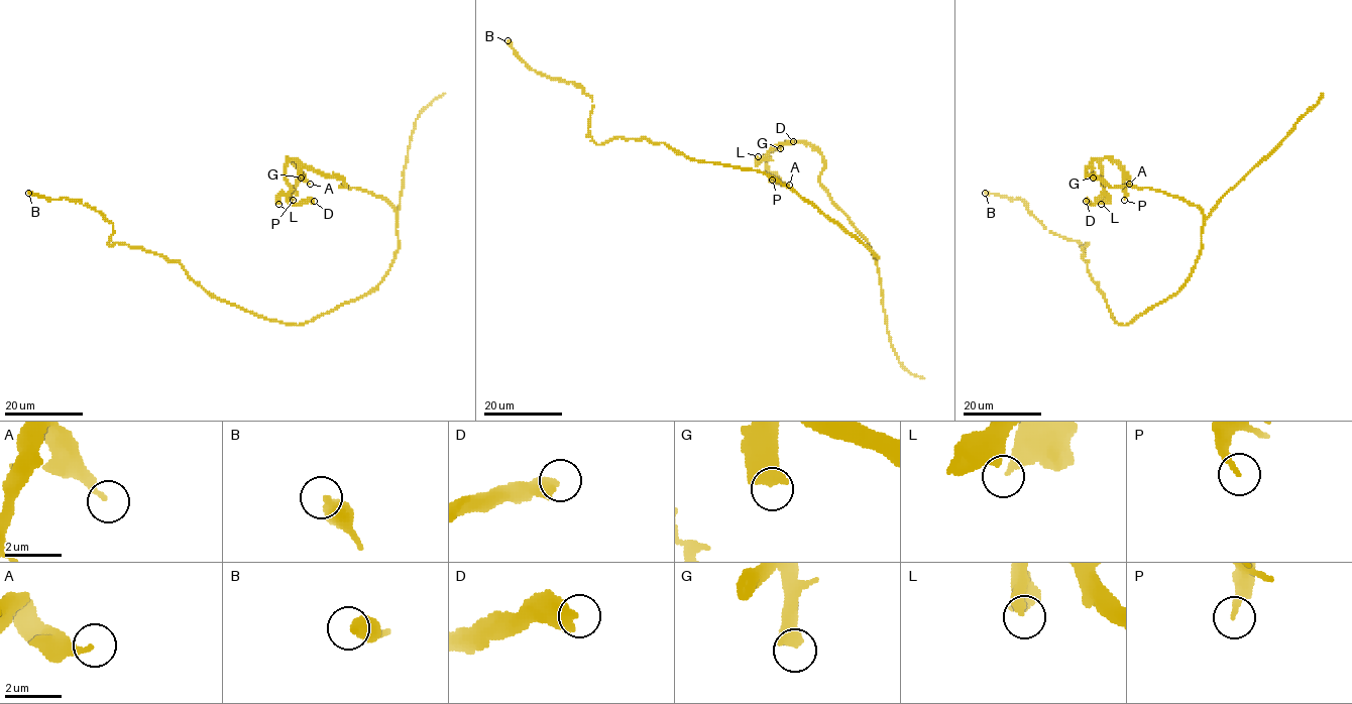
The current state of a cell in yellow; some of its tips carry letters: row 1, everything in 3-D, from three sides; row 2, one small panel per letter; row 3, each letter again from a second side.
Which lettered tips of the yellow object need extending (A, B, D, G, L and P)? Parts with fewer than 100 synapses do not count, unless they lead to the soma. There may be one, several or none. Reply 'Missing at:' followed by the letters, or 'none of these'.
Missing at: none of these

